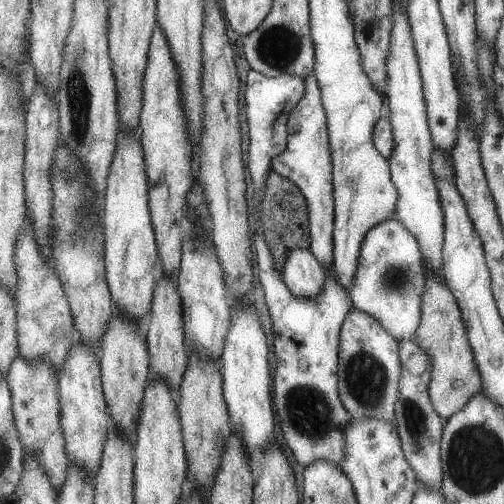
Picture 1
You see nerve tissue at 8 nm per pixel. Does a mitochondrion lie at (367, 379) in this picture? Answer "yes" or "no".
yes

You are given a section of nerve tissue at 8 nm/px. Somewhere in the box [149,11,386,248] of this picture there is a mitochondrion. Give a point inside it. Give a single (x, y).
(278, 48)

